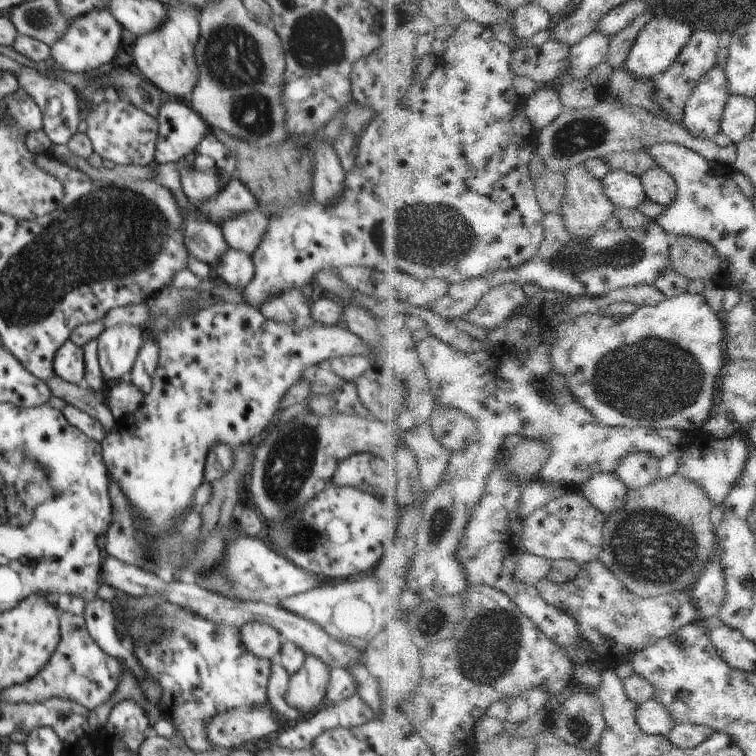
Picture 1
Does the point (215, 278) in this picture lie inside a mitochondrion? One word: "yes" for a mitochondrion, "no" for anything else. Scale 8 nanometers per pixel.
no

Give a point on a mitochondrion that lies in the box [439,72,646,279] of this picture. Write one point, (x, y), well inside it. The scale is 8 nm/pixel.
(580, 135)

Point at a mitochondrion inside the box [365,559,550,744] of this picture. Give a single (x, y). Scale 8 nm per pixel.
(495, 631)

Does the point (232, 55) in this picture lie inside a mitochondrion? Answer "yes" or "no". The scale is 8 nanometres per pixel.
yes

